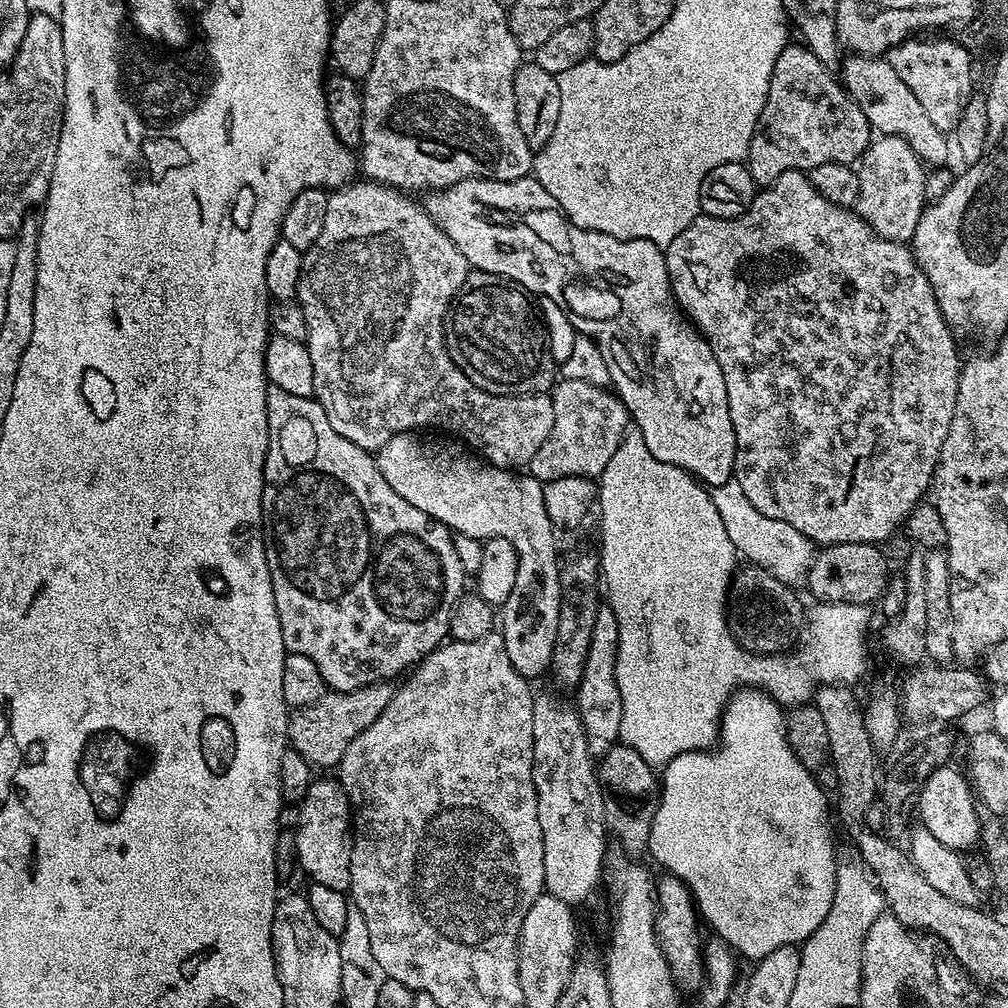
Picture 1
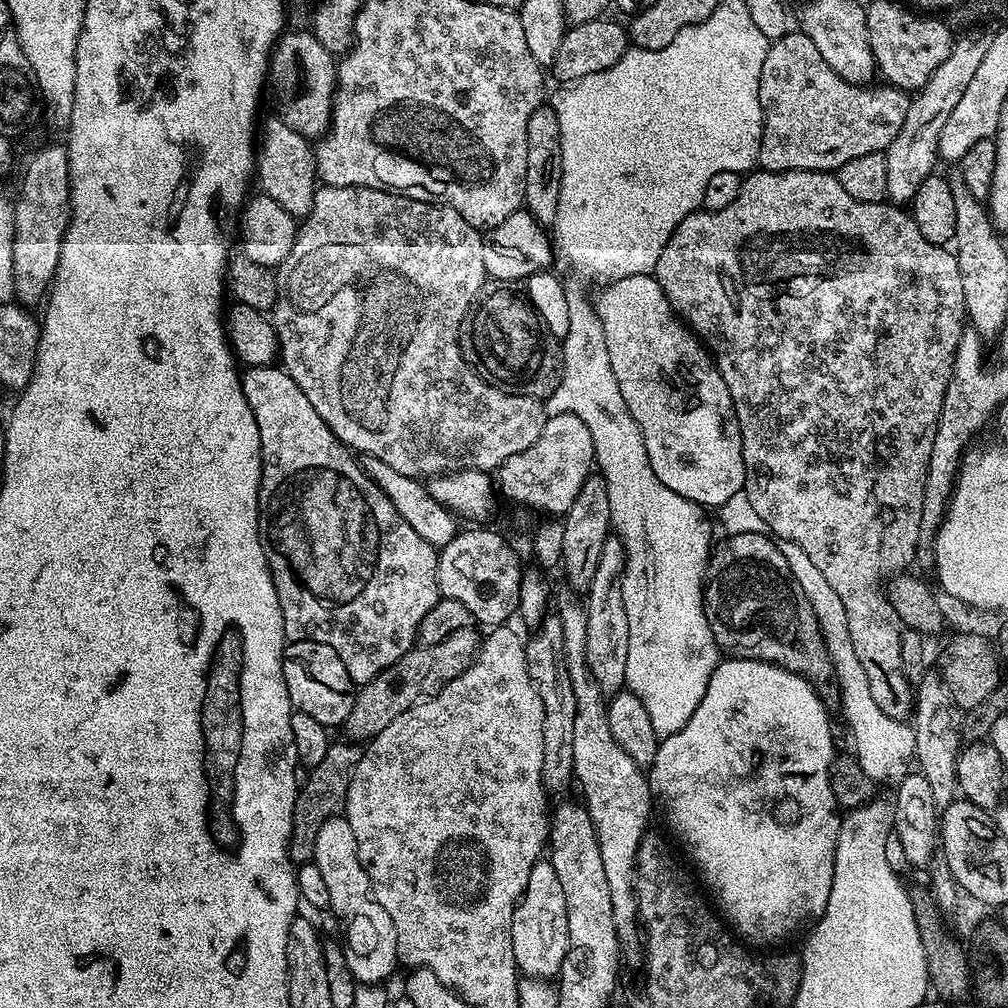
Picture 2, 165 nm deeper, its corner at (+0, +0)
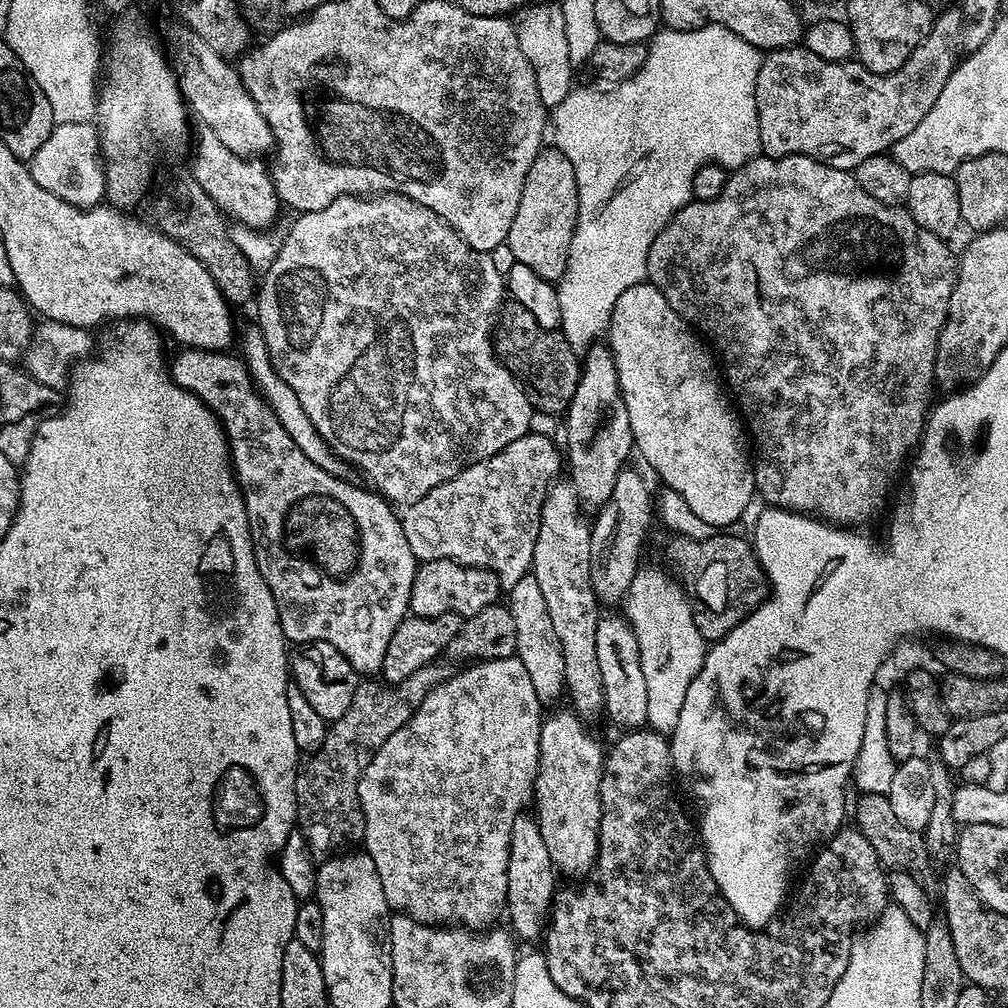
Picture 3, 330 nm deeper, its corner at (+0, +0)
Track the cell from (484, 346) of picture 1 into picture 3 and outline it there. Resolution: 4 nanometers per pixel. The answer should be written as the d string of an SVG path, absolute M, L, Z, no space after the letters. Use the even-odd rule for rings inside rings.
M508 302L503 305L498 317L494 347L506 370L510 370L512 377L524 388L535 411L567 413L574 398L574 390L580 381L582 360L577 351L564 341L559 331L538 326L526 306Z

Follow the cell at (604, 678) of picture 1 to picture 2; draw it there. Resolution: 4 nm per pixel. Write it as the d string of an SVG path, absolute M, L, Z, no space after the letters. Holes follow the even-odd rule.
M609 535L598 558L598 570L590 578L586 593L586 662L594 682L605 694L621 691L625 687L626 650L630 650L630 625L626 622L626 606L622 602L624 577L624 544L619 536Z

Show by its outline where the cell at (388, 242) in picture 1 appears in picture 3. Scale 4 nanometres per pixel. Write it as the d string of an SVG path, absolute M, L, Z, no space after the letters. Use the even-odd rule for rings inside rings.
M383 194L373 200L360 196L343 196L317 212L301 212L295 217L288 237L282 240L276 251L276 258L263 273L258 284L258 295L254 309L260 333L266 338L268 353L274 370L298 394L302 410L314 422L318 434L331 446L341 460L360 468L367 483L393 506L407 506L418 502L434 486L450 482L462 470L506 450L510 442L527 436L530 431L530 418L533 414L532 403L524 393L524 388L506 370L494 347L494 329L502 305L506 300L506 280L502 268L492 261L487 252L479 252L463 240L452 227L428 208L415 204L413 200L399 194Z

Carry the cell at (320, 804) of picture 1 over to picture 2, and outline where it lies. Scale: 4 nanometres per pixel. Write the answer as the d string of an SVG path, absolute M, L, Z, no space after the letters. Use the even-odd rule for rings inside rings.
M340 814L331 816L330 819L322 821L315 829L316 837L310 840L312 846L312 860L322 870L322 878L326 881L326 891L330 893L328 908L330 912L340 919L344 927L344 957L350 966L350 974L356 979L360 986L380 986L384 979L398 968L398 957L396 955L396 931L390 914L376 901L376 895L372 892L372 883L358 858L358 842L354 842L354 830L350 830L350 822Z

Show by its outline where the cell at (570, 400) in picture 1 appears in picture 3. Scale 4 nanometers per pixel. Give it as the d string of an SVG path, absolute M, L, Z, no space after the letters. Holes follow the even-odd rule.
M529 431L527 436L518 438L518 442L510 442L506 450L462 470L450 482L442 482L442 486L434 486L430 494L418 498L418 502L407 505L402 512L402 523L406 542L410 542L410 550L416 556L417 561L425 560L452 560L455 564L465 564L468 568L484 568L487 572L493 572L498 578L501 589L513 588L518 583L518 578L529 575L532 559L534 558L534 542L538 542L538 526L540 525L540 515L544 500L548 497L548 490L553 484L557 483L559 472L562 472L562 452L556 449L557 441L550 436L543 436L537 432Z

